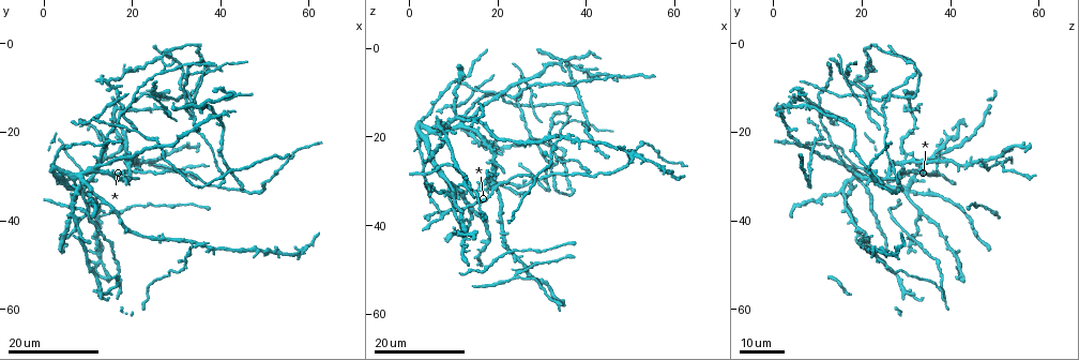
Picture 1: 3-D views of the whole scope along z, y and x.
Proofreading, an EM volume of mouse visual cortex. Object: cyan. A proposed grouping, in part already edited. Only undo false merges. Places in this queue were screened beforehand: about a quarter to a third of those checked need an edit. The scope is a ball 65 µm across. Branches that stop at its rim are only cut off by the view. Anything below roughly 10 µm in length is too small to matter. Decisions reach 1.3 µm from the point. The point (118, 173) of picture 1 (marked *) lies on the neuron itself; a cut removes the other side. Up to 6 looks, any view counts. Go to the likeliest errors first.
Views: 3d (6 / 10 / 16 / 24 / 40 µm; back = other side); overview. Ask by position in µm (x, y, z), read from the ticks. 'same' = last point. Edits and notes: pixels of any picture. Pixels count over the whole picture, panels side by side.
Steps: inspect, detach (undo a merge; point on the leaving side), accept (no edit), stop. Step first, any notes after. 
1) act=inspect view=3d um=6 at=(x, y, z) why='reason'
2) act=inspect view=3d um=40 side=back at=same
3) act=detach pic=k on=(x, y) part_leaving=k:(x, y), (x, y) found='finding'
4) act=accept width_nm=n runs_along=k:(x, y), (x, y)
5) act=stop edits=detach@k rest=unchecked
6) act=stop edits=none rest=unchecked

act=inspect view=3d um=24 at=(33.0, 16.5, 25.0) why='arms part here'

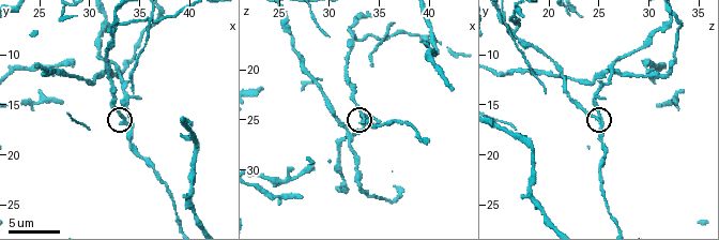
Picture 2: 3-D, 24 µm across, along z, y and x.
act=inspect view=3d um=6 at=(33.4, 16.6, 24.8)

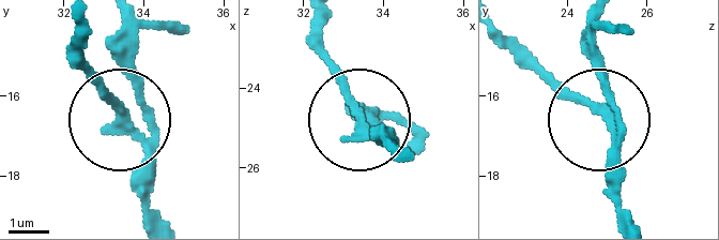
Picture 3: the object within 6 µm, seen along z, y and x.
act=accept width_nm=230 runs_along=3:(167, 219), (150, 188), (147, 147), (72, 58) found='continuous, no second neuron'

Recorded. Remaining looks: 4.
act=inspect view=3d um=24 at=(17.0, 18.0, 11.0) why='branch point'

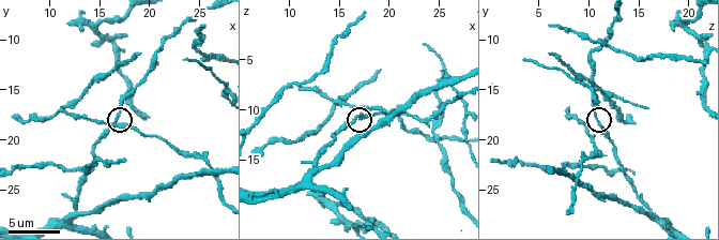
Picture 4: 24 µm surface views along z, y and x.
act=inspect view=3d um=10 at=(16.8, 17.8, 10.8)

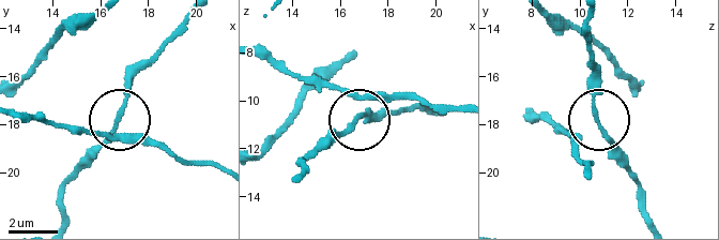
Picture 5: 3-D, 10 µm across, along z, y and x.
act=inspect view=3d um=10 side=back at=(16.7, 17.7, 10.7) why='other side'

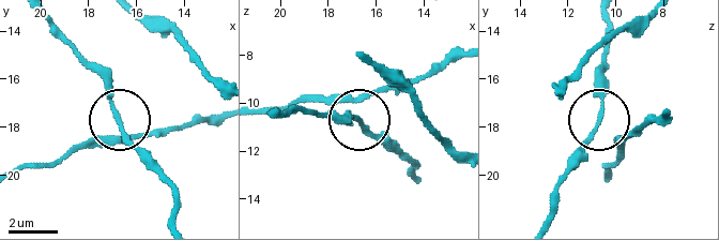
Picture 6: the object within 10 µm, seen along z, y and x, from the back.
act=accept runs_along=6:(414, 181), (413, 167), (400, 154), (357, 118), (341, 118) found='continuous, no second neuron'

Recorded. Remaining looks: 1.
act=inspect view=3d um=10 at=(32.2, 11.6, 26.8) why='arms part here'

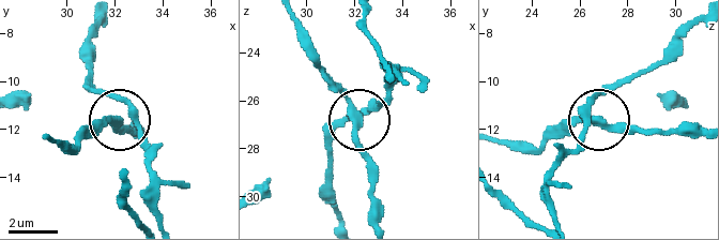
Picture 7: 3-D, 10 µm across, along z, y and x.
act=accept arms=3 runs_along=7:(161, 219), (154, 176), (136, 126), (100, 121), (82, 131) found='all the same neuron'

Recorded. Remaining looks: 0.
act=stop edits=none rest=unchecked

